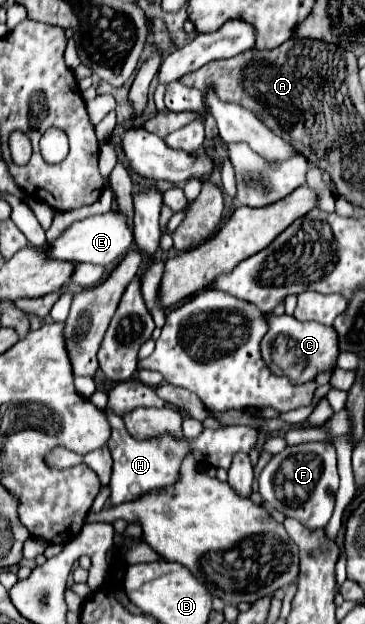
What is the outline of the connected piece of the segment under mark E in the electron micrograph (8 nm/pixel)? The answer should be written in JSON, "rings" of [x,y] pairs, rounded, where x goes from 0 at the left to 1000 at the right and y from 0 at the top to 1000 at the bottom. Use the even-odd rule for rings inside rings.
{"rings":[[[321,338],[288,345],[249,345],[238,351],[205,354],[189,361],[151,386],[129,389],[129,412],[145,418],[195,418],[195,421],[255,421],[255,425],[304,425],[332,415],[359,399],[359,367],[348,351]]]}

